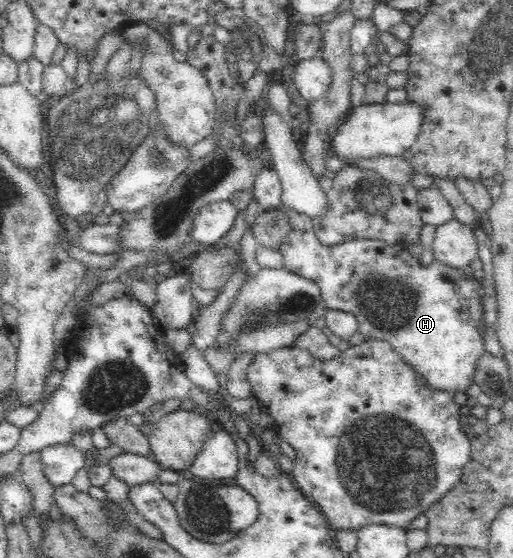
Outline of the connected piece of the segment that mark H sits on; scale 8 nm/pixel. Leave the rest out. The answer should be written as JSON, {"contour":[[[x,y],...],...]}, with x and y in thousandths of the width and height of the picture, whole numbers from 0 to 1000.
{"contour":[[[569,410],[550,428],[540,450],[550,457],[552,478],[565,487],[583,491],[608,505],[614,505],[624,514],[628,548],[639,554],[665,556],[688,563],[698,575],[698,595],[708,599],[713,608],[750,609],[760,620],[789,645],[789,651],[799,656],[801,663],[811,668],[815,683],[838,697],[850,701],[867,701],[869,704],[887,706],[891,703],[906,704],[914,694],[924,686],[924,667],[932,640],[943,631],[945,616],[940,599],[934,597],[930,584],[942,566],[940,547],[940,511],[936,504],[918,502],[914,487],[920,482],[912,477],[904,482],[889,482],[879,477],[867,475],[858,468],[846,464],[840,473],[823,475],[815,462],[803,461],[795,453],[795,446],[784,444],[782,439],[760,441],[743,430],[727,427],[676,430],[651,441],[635,441],[620,430],[614,412],[585,414]]]}

